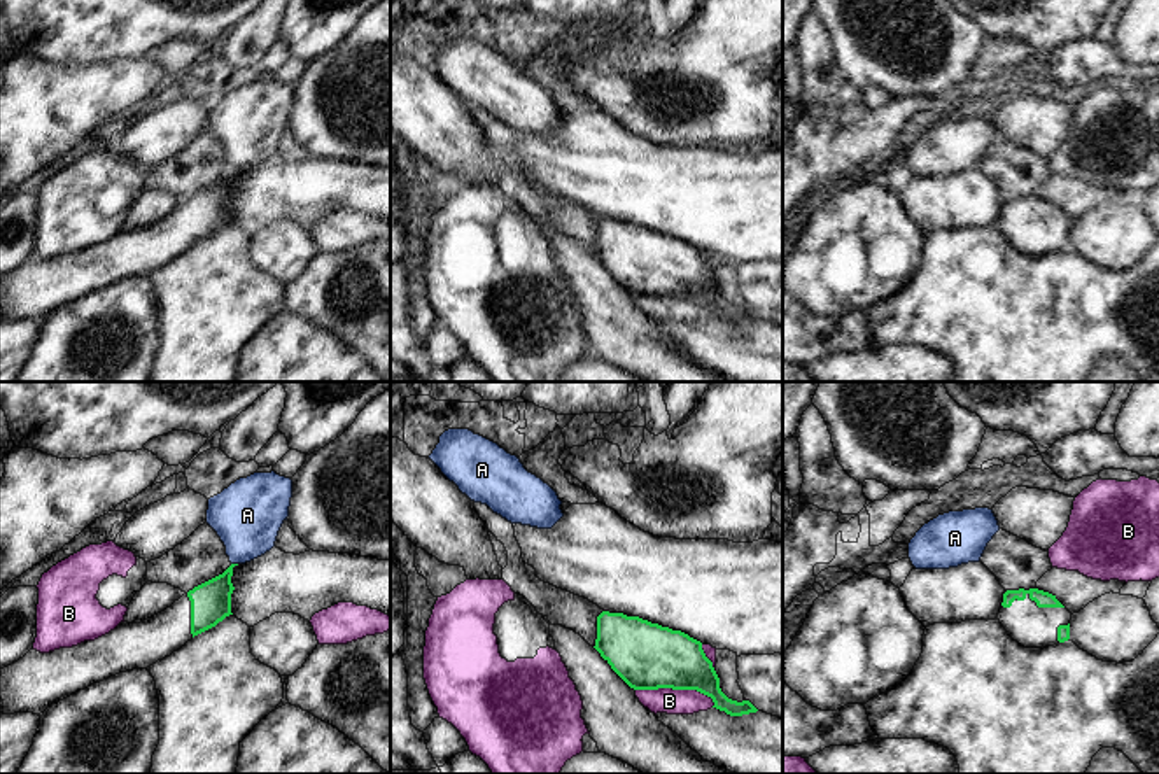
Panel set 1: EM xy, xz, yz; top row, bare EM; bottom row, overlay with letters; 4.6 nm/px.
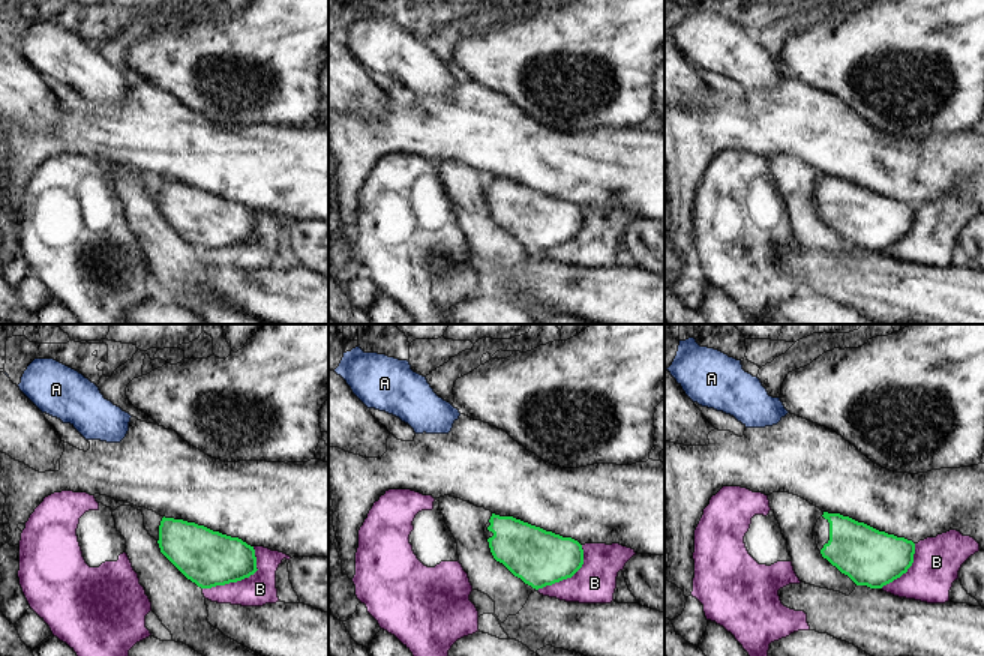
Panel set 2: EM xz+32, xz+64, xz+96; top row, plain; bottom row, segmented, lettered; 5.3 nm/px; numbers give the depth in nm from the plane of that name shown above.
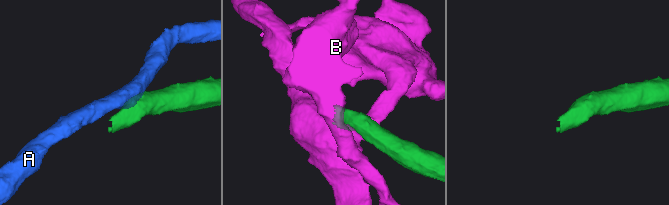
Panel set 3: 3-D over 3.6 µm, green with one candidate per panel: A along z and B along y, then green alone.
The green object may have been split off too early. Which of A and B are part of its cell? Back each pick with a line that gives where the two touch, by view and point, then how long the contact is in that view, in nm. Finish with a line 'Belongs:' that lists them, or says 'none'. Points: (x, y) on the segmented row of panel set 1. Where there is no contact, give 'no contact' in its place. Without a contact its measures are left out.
Belongs: none

